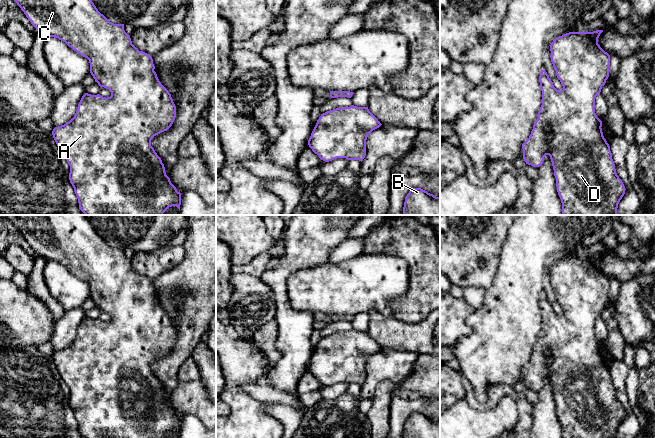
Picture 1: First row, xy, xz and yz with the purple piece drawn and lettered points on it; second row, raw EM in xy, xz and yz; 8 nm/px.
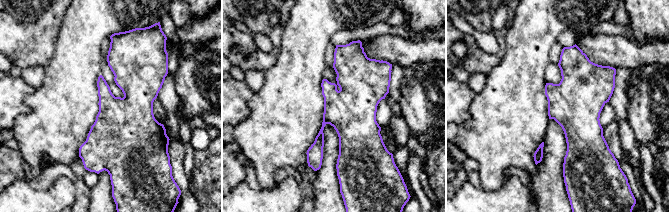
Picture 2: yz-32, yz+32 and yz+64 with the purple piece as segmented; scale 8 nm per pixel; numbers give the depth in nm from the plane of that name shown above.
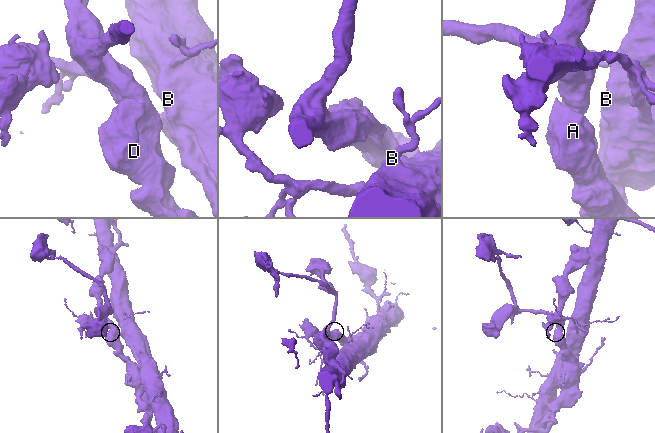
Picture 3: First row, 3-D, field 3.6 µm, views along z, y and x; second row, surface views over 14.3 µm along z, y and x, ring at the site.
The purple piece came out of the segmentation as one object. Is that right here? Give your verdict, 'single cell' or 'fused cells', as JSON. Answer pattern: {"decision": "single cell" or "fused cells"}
{"decision": "single cell"}

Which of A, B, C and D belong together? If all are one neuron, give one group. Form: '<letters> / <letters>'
A B C D

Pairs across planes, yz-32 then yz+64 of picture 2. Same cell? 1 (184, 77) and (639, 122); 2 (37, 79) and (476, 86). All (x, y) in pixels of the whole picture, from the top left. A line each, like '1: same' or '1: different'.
1: same
2: same

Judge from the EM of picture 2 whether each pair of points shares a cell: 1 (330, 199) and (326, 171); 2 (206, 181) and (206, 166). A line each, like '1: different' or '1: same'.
1: same
2: same

